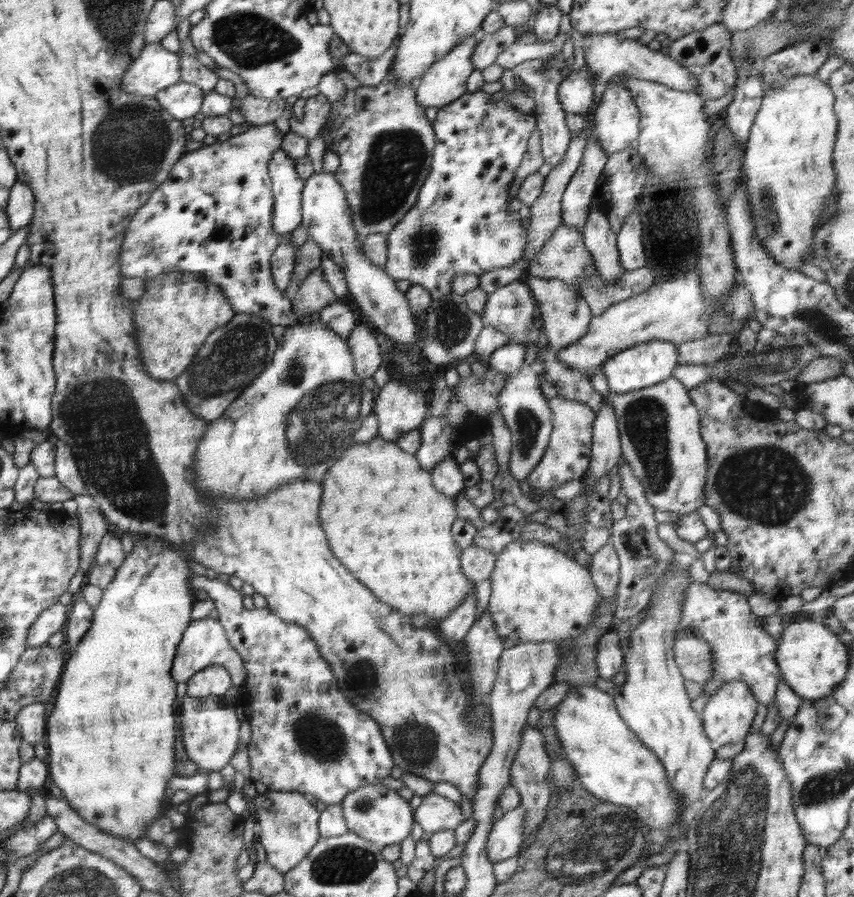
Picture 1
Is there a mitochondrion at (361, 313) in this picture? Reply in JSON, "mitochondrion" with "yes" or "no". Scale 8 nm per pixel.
{"mitochondrion":"no"}

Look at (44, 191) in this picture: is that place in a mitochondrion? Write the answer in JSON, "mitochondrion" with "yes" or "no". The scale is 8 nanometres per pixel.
{"mitochondrion":"no"}

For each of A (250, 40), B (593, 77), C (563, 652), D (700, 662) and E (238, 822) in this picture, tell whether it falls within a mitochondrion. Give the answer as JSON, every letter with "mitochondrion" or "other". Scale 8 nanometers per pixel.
{"A":"mitochondrion","B":"other","C":"other","D":"mitochondrion","E":"other"}

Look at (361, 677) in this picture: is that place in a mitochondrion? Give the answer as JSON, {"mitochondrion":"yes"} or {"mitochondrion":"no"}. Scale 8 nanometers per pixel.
{"mitochondrion":"yes"}

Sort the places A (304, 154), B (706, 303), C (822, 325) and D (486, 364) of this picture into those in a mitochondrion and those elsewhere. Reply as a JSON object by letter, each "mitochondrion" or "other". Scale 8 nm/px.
{"A":"other","B":"other","C":"mitochondrion","D":"other"}

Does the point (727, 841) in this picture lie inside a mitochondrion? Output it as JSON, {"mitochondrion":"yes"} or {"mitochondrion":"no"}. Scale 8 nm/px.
{"mitochondrion":"yes"}

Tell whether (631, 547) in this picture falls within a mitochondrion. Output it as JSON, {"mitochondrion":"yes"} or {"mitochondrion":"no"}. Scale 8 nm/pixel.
{"mitochondrion":"no"}

